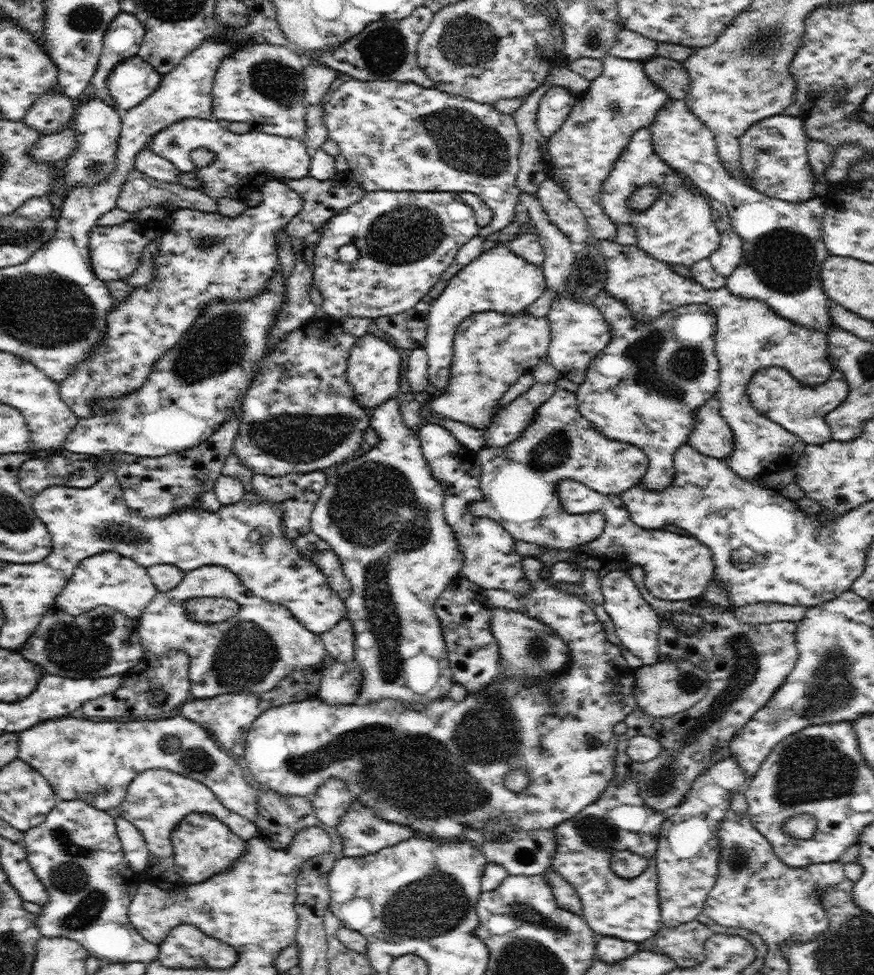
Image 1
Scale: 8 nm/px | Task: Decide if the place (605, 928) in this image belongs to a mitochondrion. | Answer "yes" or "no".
no

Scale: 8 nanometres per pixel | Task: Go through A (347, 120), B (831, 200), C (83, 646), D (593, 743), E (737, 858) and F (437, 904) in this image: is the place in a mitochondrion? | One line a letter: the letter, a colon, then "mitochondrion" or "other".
A: other
B: other
C: mitochondrion
D: other
E: mitochondrion
F: mitochondrion

